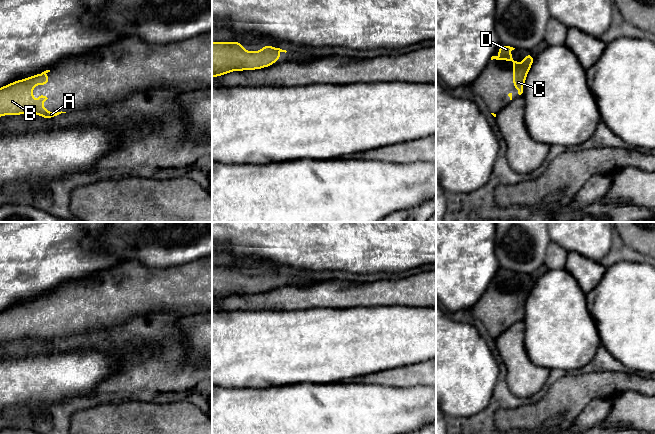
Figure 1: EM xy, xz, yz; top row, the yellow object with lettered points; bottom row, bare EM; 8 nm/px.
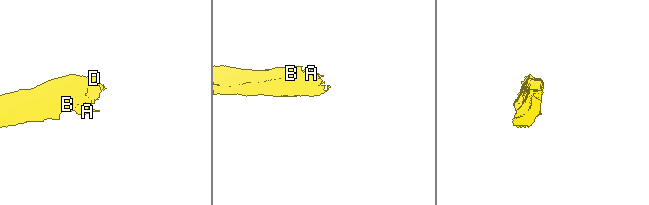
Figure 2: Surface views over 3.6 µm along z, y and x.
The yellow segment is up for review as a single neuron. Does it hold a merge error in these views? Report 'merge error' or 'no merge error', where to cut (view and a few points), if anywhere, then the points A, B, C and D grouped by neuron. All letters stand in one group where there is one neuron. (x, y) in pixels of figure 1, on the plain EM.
no merge error; cut none; groups A B C D

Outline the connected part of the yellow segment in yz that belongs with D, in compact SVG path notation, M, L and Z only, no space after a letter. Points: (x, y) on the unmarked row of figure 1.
M501 268L499 271L499 279L492 280L491 284L504 284L513 286L513 311L518 314L518 318L523 317L523 308L526 306L527 298L534 286L534 281L531 277L528 277L523 281L523 290L520 290L520 287L515 284L509 276L515 272Z

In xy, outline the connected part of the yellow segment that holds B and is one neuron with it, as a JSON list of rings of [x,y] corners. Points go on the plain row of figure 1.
[[[46,294],[41,298],[33,299],[22,304],[17,304],[0,312],[0,340],[21,339],[24,337],[37,338],[44,342],[51,342],[66,336],[49,336],[42,328],[48,323],[46,320],[39,320],[33,325],[33,310],[48,309],[49,300]]]

